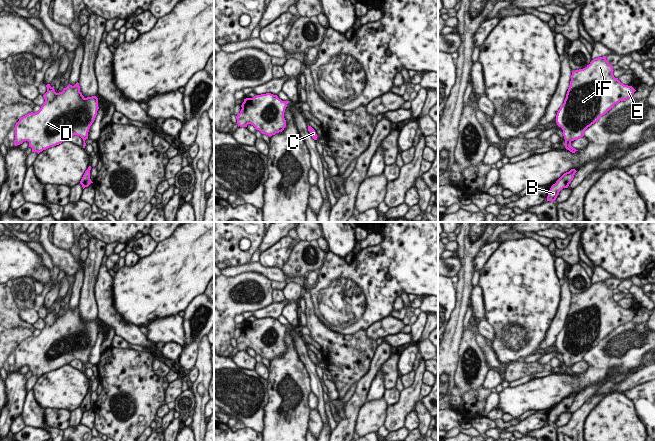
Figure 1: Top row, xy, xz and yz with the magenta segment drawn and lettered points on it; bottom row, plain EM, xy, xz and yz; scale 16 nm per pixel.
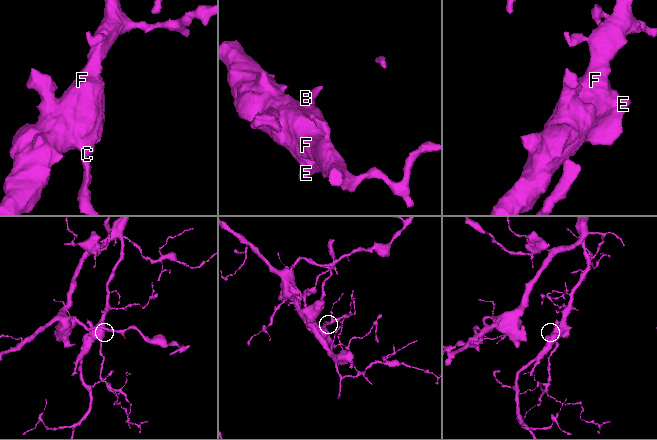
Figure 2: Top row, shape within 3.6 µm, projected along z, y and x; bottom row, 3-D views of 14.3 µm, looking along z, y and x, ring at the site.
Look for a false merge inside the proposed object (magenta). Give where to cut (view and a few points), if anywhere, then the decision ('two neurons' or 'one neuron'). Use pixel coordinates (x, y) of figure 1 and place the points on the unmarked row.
no cut | one neuron

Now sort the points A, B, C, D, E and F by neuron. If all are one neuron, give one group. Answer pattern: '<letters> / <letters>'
A B C D E F

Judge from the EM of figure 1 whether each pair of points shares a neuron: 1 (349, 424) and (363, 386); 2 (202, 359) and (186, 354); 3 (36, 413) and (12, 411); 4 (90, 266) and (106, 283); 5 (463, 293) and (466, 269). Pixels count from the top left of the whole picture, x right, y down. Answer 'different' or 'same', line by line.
1: same
2: different
3: different
4: different
5: same

